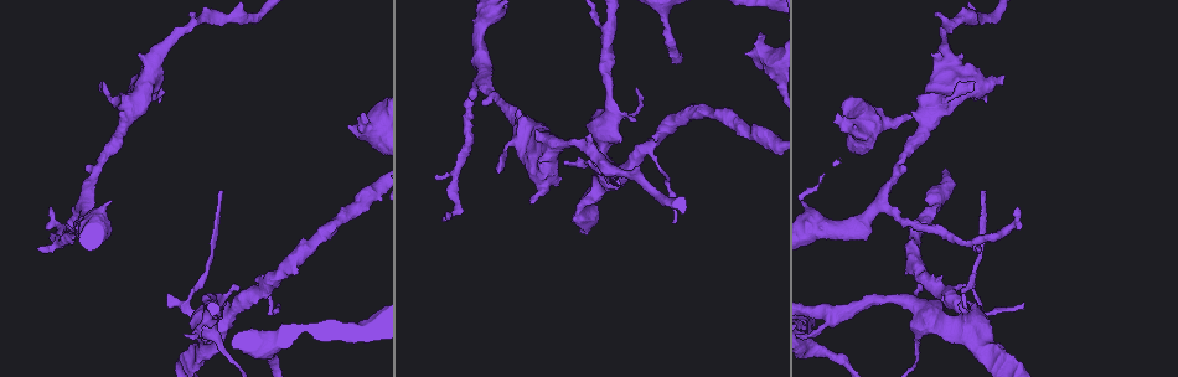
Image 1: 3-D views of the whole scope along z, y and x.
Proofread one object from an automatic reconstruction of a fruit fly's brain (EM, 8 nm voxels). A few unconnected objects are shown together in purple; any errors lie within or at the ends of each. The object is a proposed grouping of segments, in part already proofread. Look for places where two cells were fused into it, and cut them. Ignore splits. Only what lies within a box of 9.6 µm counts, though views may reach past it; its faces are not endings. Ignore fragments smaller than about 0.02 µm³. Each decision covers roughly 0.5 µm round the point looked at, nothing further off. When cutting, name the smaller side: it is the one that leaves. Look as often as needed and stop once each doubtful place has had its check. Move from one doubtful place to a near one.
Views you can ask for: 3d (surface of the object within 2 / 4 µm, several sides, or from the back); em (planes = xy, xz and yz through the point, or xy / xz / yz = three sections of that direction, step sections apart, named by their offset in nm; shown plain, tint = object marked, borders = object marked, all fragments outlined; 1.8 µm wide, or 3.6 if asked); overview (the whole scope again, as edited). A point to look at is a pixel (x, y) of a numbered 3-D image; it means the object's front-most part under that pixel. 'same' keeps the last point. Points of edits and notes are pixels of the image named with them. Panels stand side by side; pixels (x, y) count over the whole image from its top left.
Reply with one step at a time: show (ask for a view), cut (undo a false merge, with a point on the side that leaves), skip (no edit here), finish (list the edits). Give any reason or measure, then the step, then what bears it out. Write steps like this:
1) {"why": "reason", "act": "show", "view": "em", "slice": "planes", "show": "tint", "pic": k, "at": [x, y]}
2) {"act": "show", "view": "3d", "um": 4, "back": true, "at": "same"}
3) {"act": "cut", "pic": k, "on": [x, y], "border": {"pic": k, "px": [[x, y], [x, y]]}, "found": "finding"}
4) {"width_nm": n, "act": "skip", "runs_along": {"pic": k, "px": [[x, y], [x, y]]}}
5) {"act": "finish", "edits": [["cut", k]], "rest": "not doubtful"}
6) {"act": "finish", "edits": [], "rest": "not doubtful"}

{"why": "two arms in line, one across", "act": "show", "view": "em", "slice": "planes", "show": "tint", "pic": 1, "at": [483, 75]}

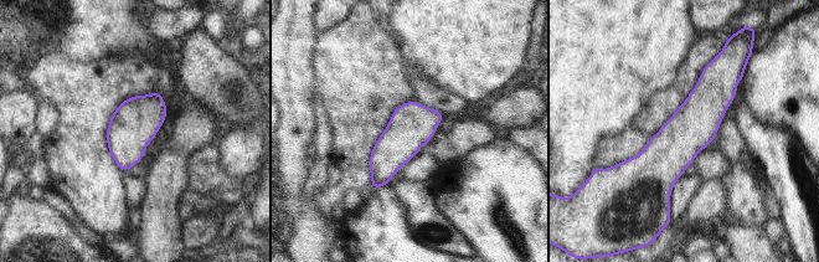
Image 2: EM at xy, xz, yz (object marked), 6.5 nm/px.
{"width_nm": 280, "act": "skip", "found": "one cell here"}

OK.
{"why": "abrupt turn", "act": "show", "view": "3d", "um": 2, "pic": 1, "at": [580, 163]}

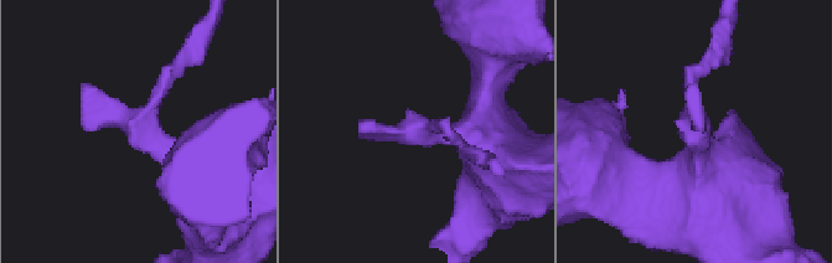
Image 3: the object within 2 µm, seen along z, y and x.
{"act": "show", "view": "em", "um": 3.6, "slice": "xz", "step": 8, "show": "tint", "pic": 3, "at": [698, 124]}

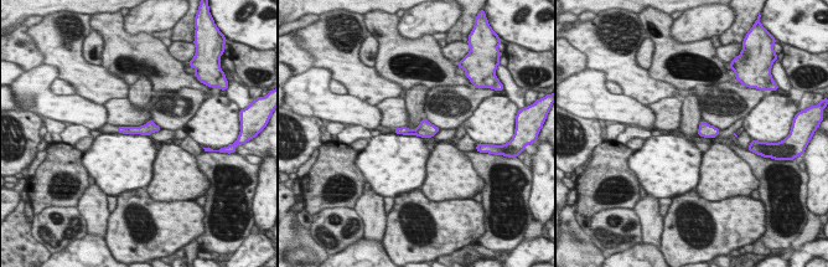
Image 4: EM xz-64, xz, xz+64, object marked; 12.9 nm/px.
{"act": "show", "view": "em", "um": 3.6, "slice": "xy", "step": 4, "show": "tint", "at": "same"}

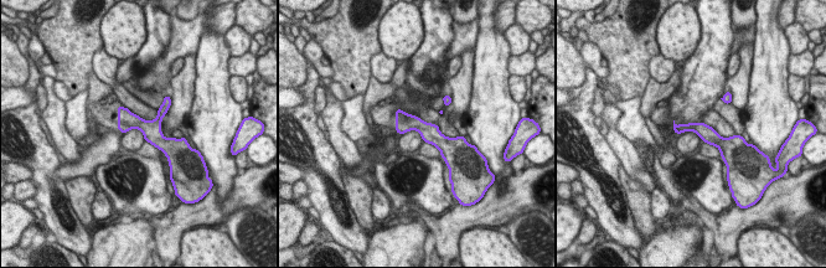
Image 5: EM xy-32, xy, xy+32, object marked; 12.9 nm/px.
{"width_nm": 200, "act": "skip", "runs_along": {"pic": 5, "px": [[120, 109], [159, 140], [173, 140]]}, "found": "one cell here"}

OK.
{"why": "sharp bend", "act": "show", "view": "3d", "um": 4, "pic": 1, "at": [977, 342]}

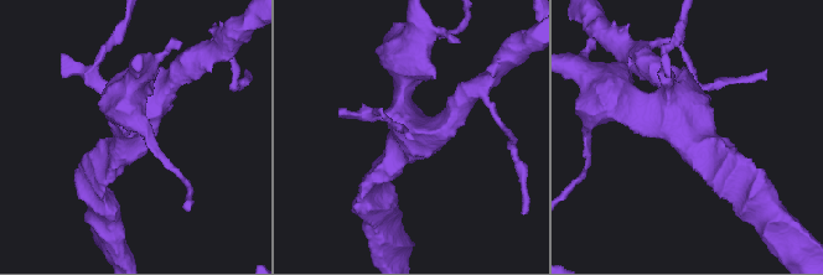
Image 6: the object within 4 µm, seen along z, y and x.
{"act": "show", "view": "em", "um": 3.6, "slice": "xz", "step": 4, "show": "tint", "pic": 6, "at": [682, 135]}

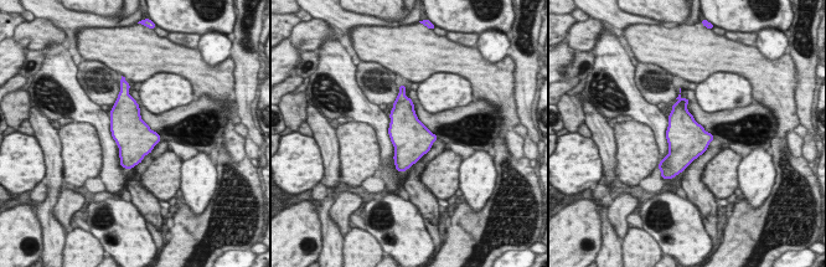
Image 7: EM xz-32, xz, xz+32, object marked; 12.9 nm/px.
{"why": "cut it another way", "act": "show", "view": "em", "um": 3.6, "slice": "planes", "show": "tint", "at": "same"}

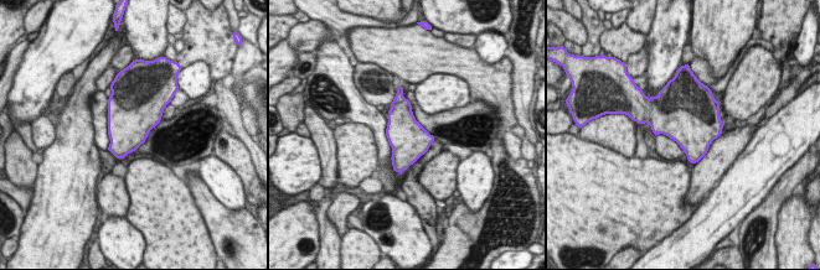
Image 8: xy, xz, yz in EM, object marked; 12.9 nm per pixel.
{"width_nm": 500, "act": "skip", "found": "continuous, no second cell"}

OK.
{"why": "three arms meet", "act": "show", "view": "em", "slice": "yz", "step": 8, "show": "tint", "pic": 1, "at": [934, 103]}

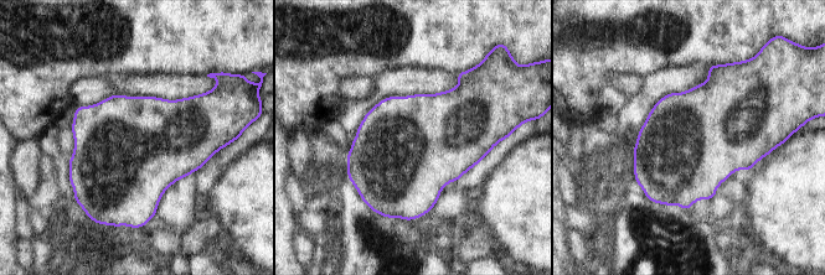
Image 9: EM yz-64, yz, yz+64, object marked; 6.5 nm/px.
{"act": "show", "view": "em", "slice": "planes", "show": "tint", "at": "same"}

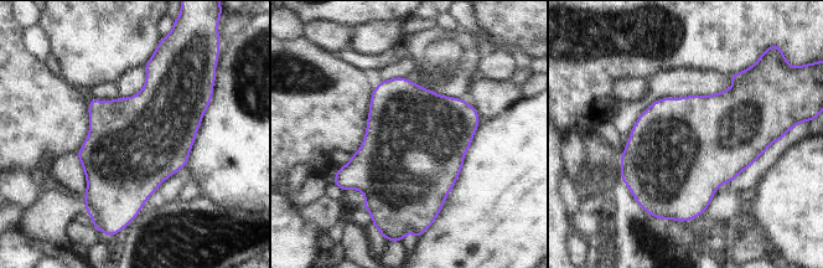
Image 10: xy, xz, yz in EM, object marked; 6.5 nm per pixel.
{"act": "skip", "found": "all the same cell"}

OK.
{"act": "finish", "edits": [], "rest": "not doubtful"}

